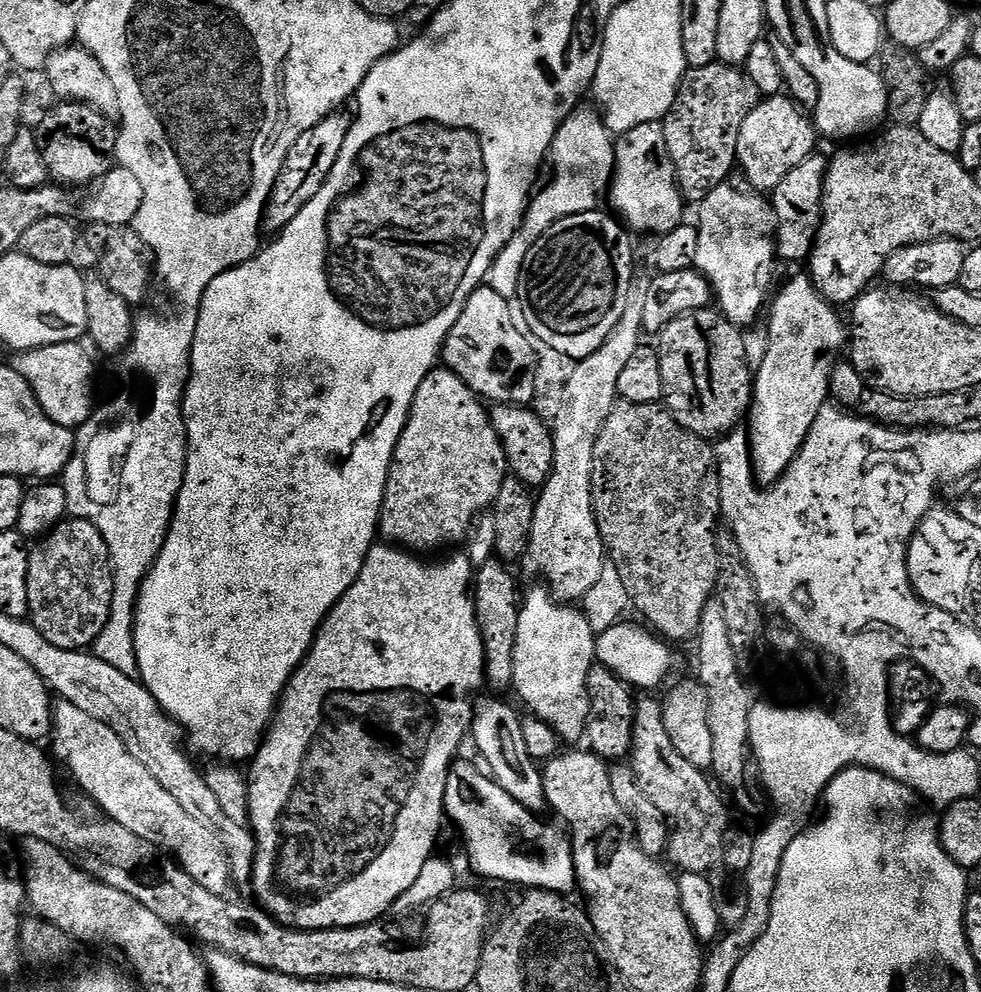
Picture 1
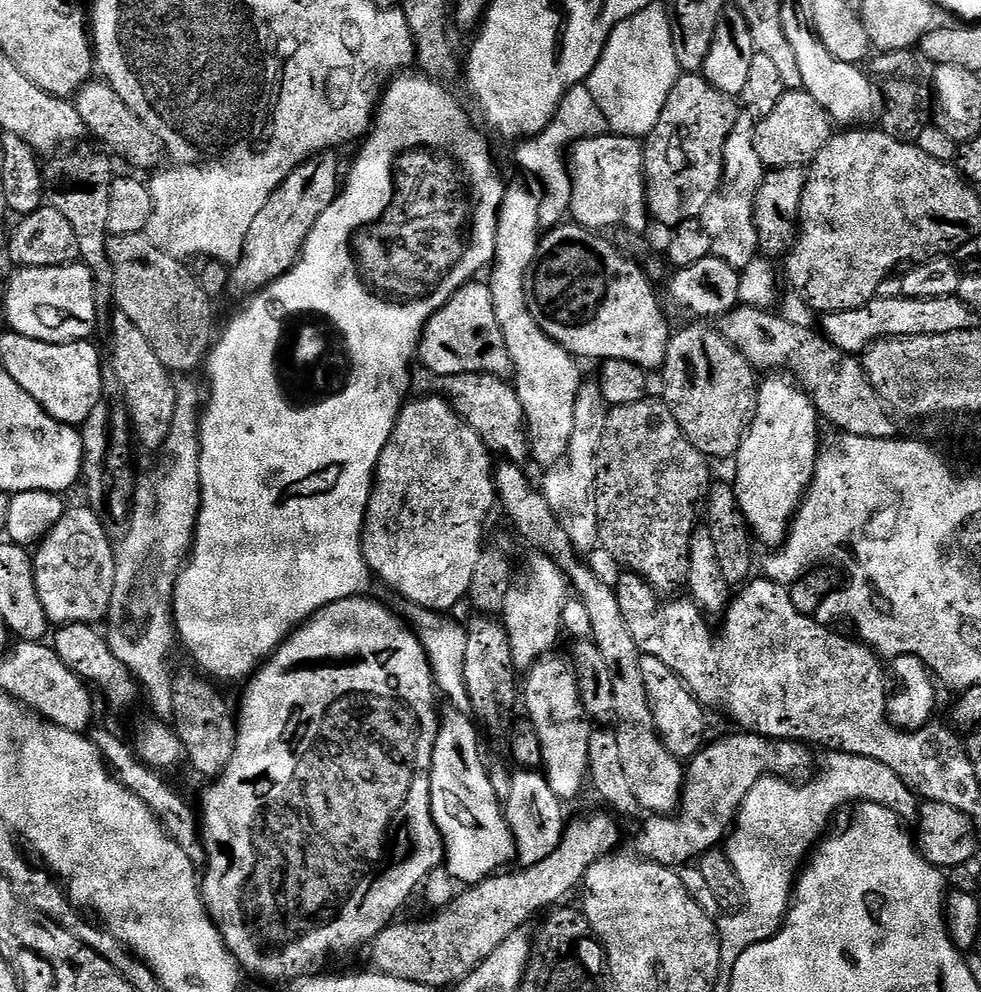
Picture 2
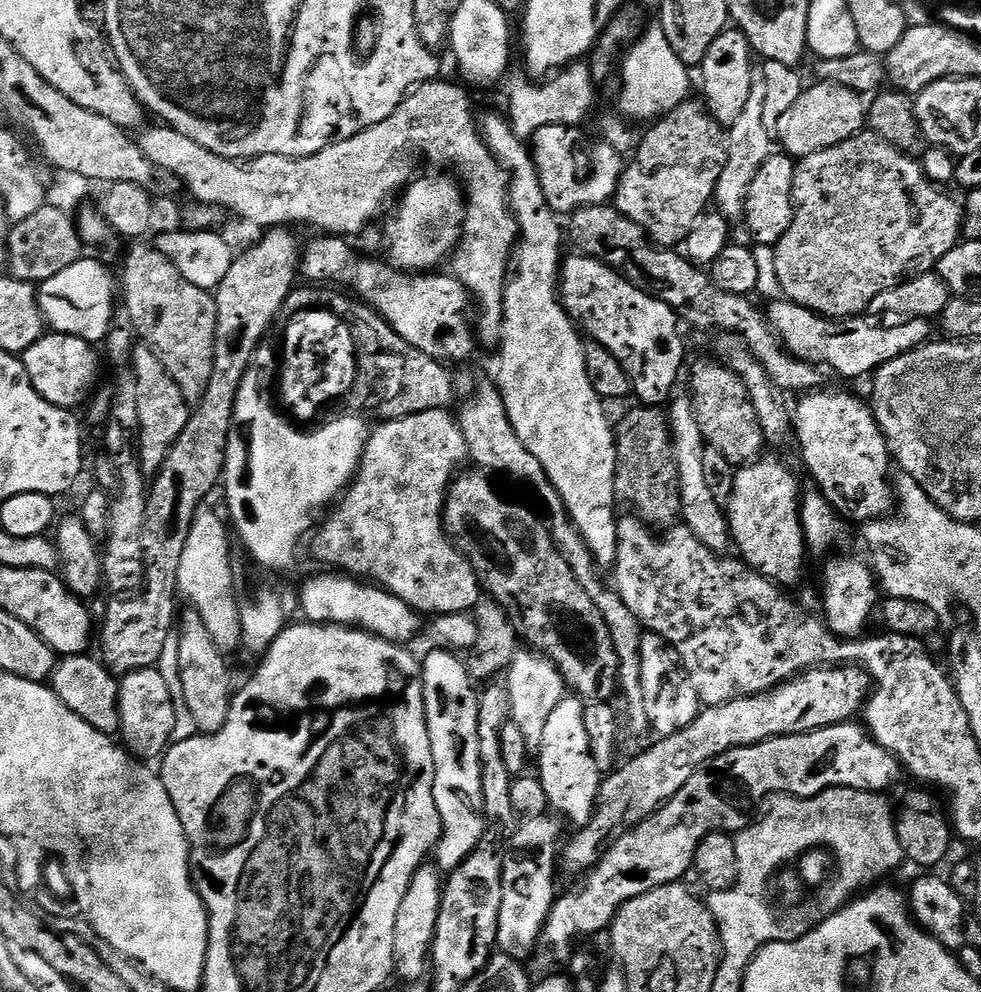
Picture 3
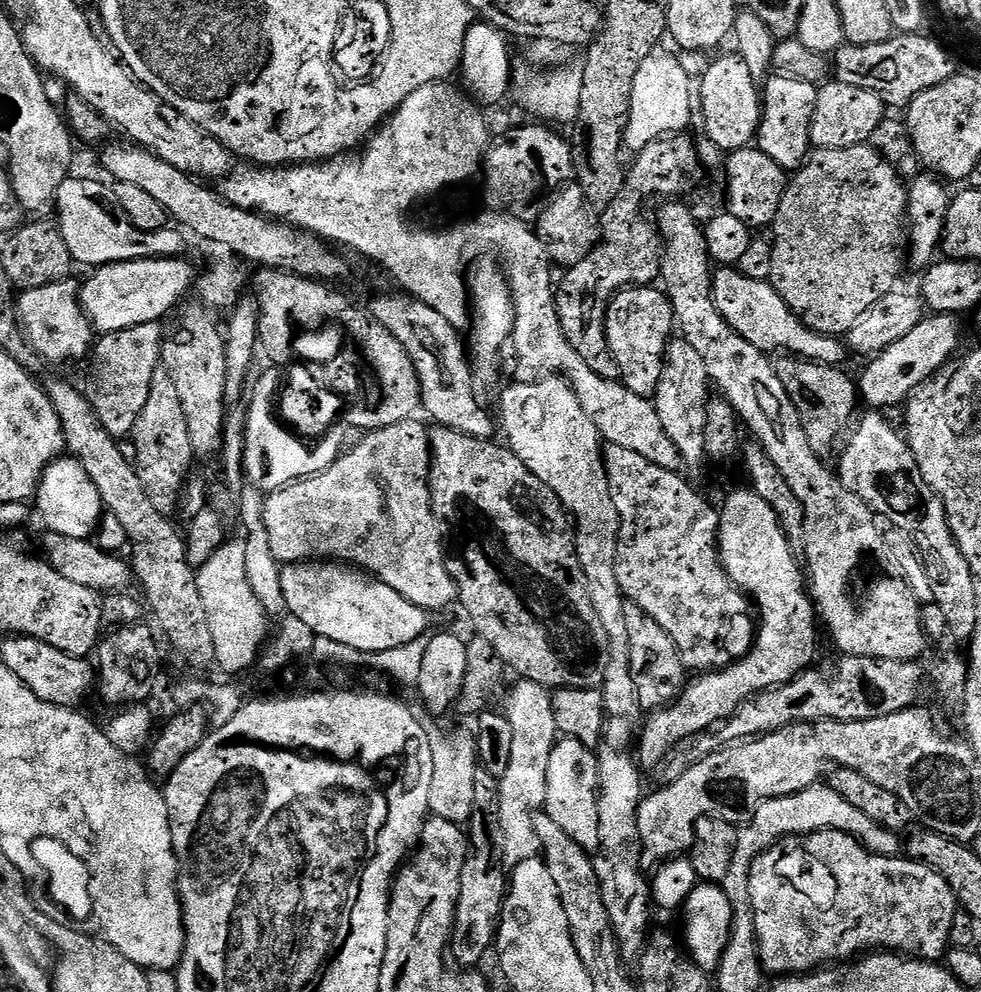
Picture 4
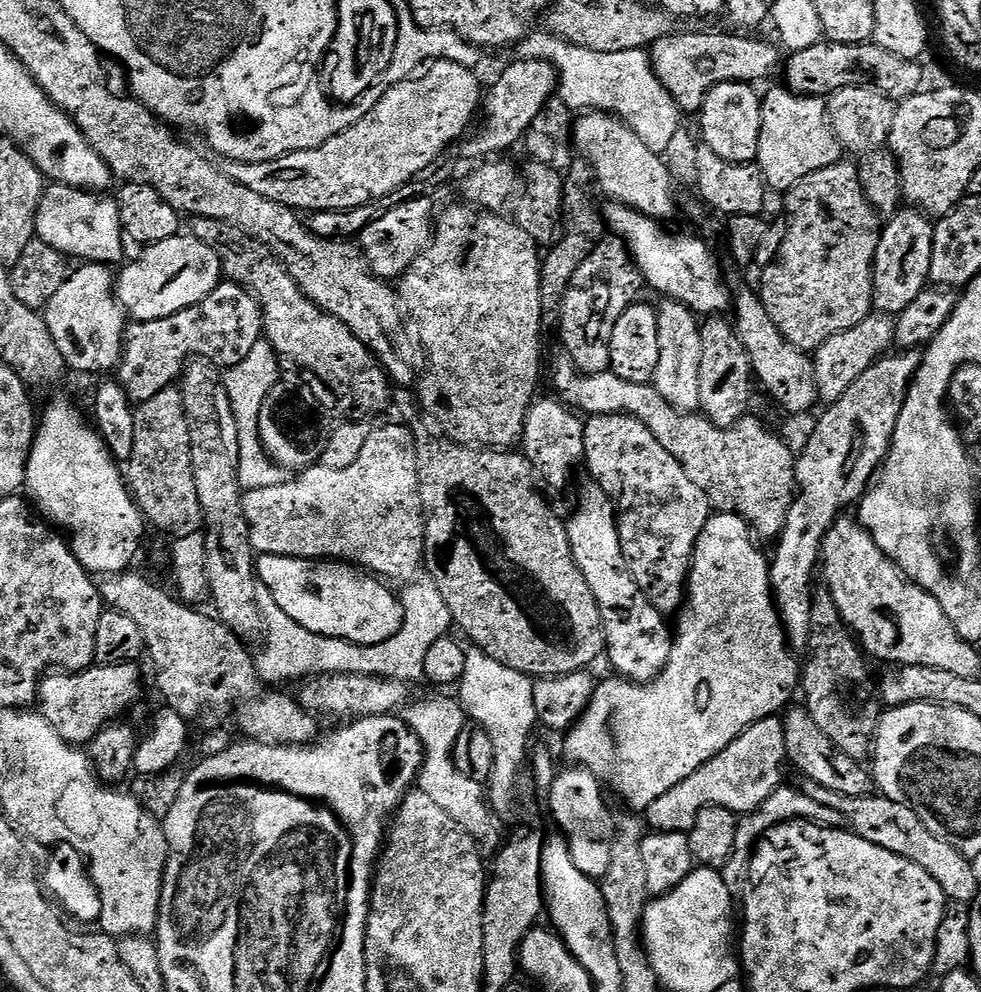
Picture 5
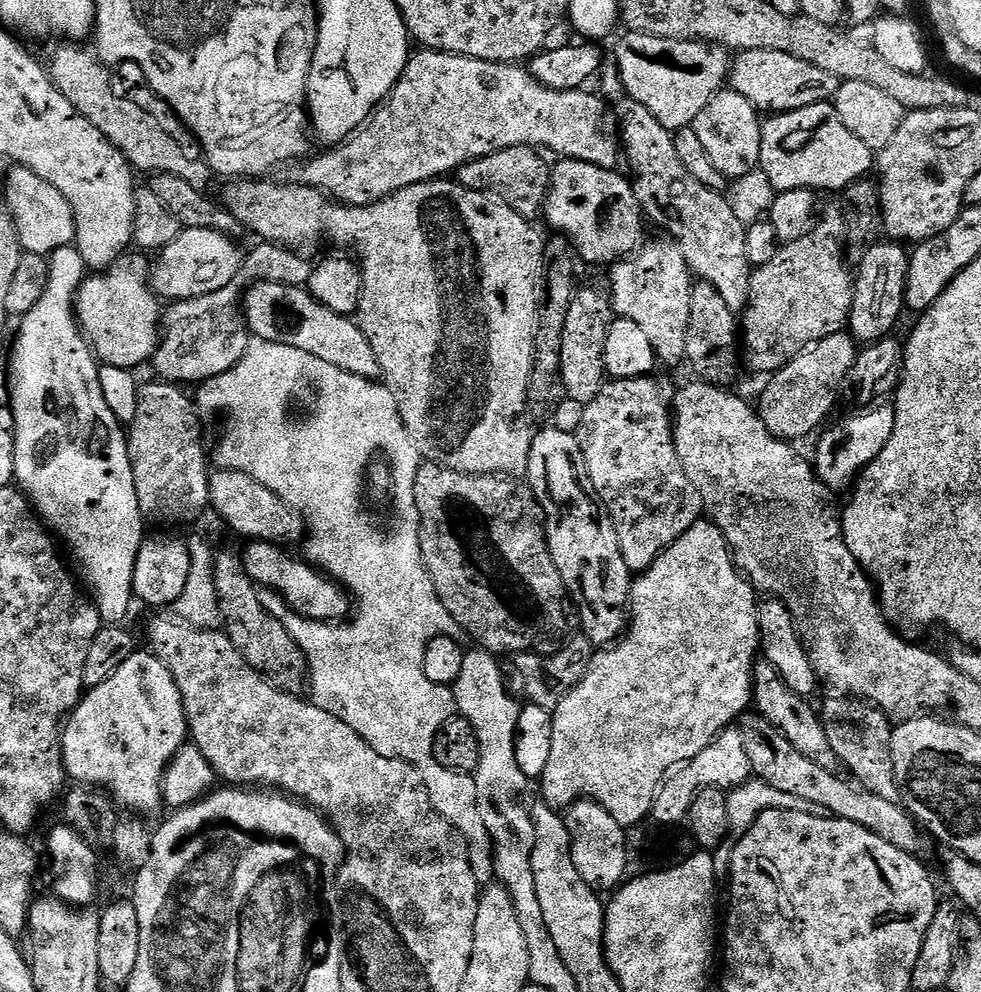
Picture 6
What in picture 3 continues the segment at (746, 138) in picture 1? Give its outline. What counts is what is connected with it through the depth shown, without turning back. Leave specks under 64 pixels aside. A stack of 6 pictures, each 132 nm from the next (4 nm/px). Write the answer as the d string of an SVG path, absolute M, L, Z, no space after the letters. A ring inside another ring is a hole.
M827 82L815 83L809 83L805 87L804 93L798 98L798 102L790 108L790 114L786 114L780 120L778 129L779 147L781 144L784 147L781 149L797 161L814 154L818 150L826 150L830 146L838 146L850 138L854 138L859 132L865 131L868 122L869 101L861 93L850 90L850 86L838 86Z

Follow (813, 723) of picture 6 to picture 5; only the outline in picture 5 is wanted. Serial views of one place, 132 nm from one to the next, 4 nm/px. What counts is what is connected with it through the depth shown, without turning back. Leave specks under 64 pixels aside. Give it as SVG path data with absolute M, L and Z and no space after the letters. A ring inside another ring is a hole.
M803 706L789 707L782 716L784 722L784 737L786 738L786 752L788 760L801 772L801 777L807 780L818 782L820 786L826 786L826 790L834 790L834 794L846 794L847 796L870 796L874 792L874 781L871 771L861 761L850 758L850 754L846 754L846 750L838 750L838 746L834 746L834 742L830 742L830 738L826 738L826 734L822 734L822 729L818 727L818 722L814 722L814 718L810 718L808 709Z

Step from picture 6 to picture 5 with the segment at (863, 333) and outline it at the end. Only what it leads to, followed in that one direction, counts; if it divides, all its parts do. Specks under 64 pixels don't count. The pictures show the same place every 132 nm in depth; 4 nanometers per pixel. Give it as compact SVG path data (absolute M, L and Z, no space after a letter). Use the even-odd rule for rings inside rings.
M901 207L880 229L878 250L872 263L872 307L877 313L889 318L907 313L914 298L918 298L929 287L930 258L934 250L934 224L919 208Z

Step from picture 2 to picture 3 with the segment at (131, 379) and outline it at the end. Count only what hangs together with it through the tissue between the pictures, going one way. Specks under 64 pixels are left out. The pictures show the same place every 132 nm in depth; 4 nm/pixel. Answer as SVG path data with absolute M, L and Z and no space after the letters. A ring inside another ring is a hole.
M146 346L137 347L132 354L132 373L138 382L138 451L145 476L155 477L167 460L171 448L186 429L190 415L189 401L185 400L178 382L166 374L166 366Z

